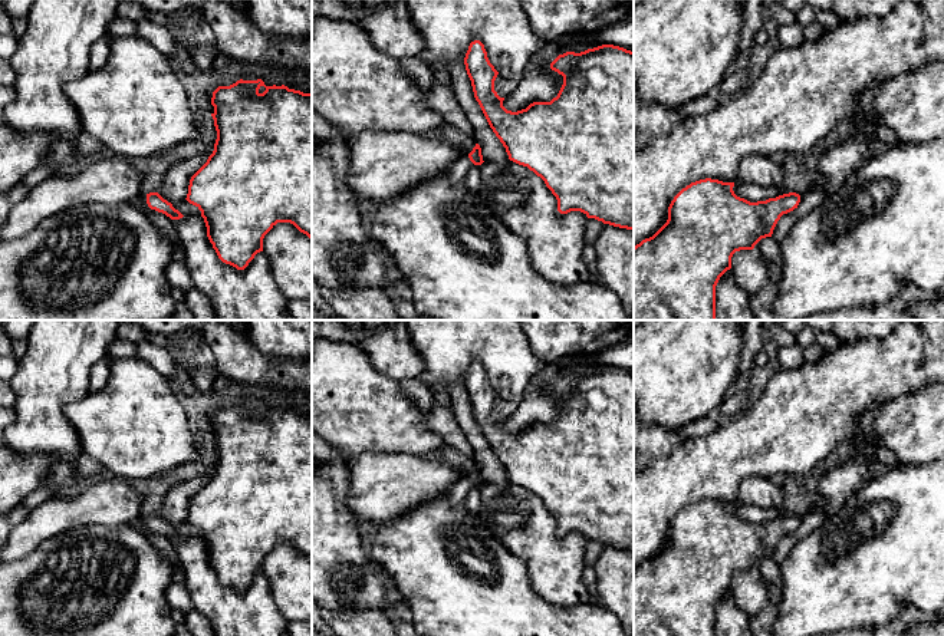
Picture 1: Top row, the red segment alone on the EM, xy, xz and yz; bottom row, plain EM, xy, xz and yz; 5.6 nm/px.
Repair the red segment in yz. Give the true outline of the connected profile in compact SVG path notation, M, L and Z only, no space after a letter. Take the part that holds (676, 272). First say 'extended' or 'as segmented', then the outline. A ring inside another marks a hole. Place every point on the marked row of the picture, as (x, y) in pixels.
as segmented; M700 179L682 188L668 207L667 223L649 238L642 240L634 247L634 320L717 320L716 319L716 286L720 277L731 268L731 257L740 250L753 250L754 245L766 237L772 237L773 230L783 214L797 208L800 195L789 192L766 201L750 202L740 198L733 191L734 182L723 182L718 179Z

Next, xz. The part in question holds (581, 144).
as segmented; M480 40L470 43L464 57L474 98L490 128L500 139L509 159L527 167L540 177L557 200L557 211L580 211L603 224L634 230L634 52L614 45L602 45L580 53L559 55L550 69L563 76L563 85L550 102L533 102L526 109L512 112L503 106L504 98L494 90L499 72L490 63Z

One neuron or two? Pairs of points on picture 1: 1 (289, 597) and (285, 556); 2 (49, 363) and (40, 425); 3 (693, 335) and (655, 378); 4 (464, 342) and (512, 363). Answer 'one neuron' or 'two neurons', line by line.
1: one neuron
2: one neuron
3: one neuron
4: one neuron

